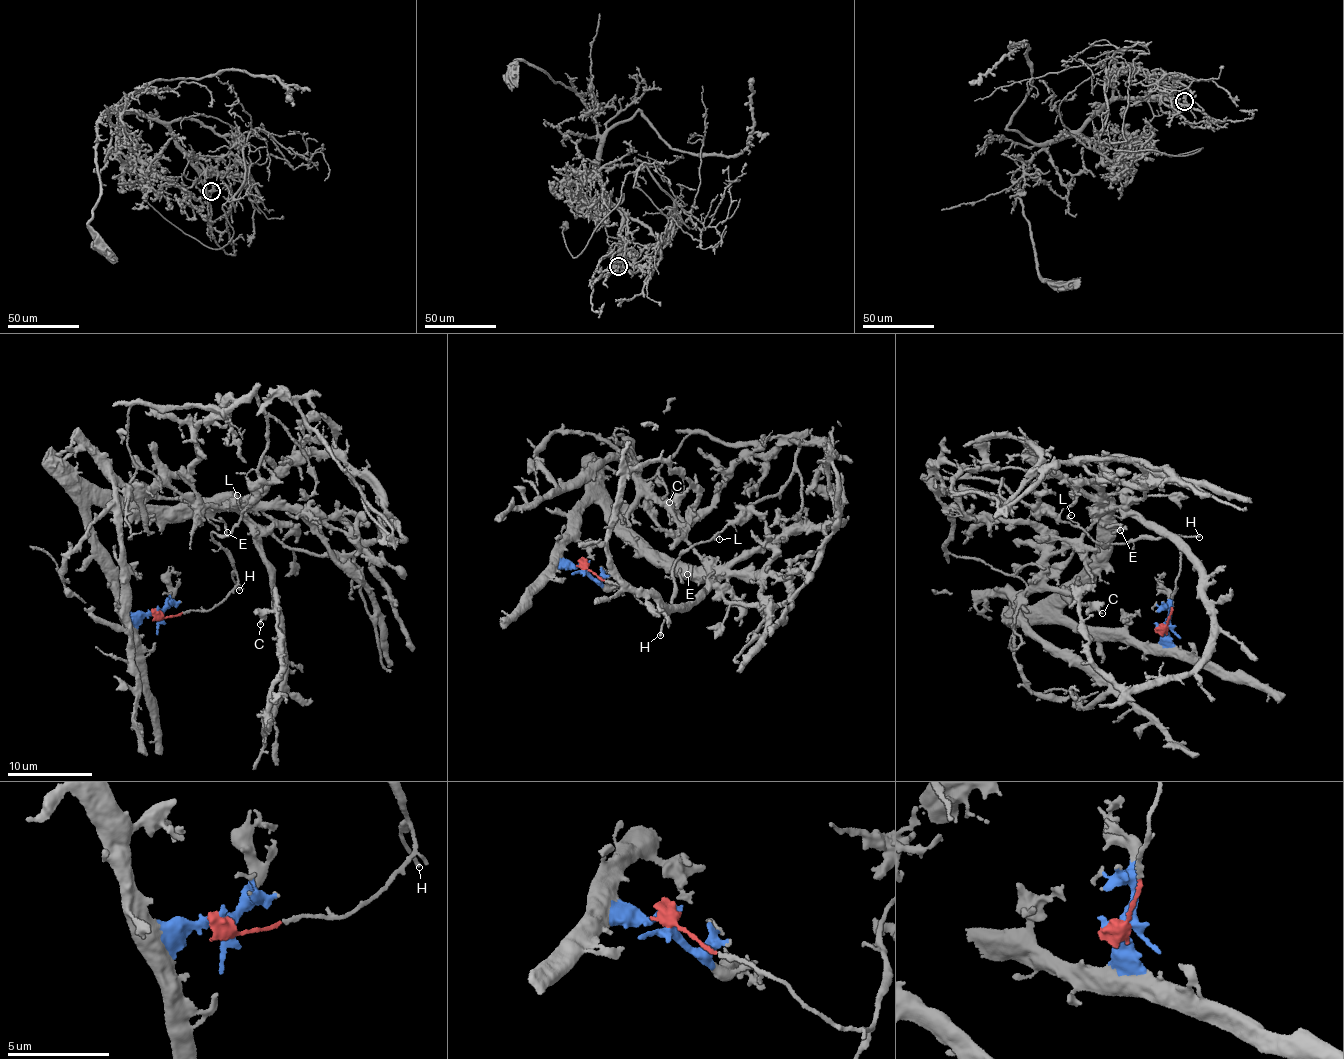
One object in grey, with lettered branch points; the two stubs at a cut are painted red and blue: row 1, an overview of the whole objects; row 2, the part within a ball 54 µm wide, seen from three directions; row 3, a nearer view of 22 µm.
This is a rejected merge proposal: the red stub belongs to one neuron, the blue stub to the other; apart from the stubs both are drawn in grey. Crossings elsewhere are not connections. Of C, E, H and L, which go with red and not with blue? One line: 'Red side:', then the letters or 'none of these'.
Red side: H, L

